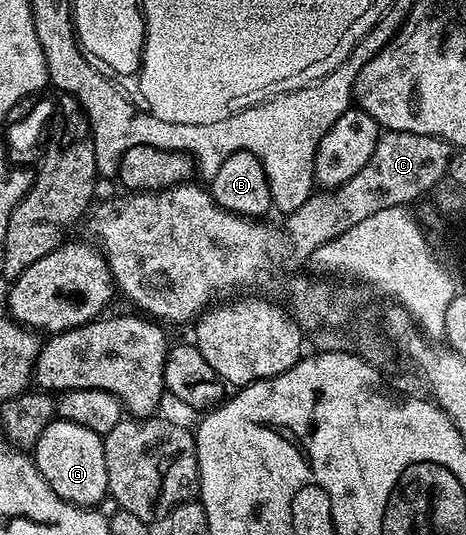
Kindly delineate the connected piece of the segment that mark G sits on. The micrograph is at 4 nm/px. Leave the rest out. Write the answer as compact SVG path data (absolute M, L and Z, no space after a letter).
M53 420L36 442L34 461L52 491L62 500L73 502L75 506L99 507L99 502L108 494L104 439L90 432L90 428L82 428L82 424Z

